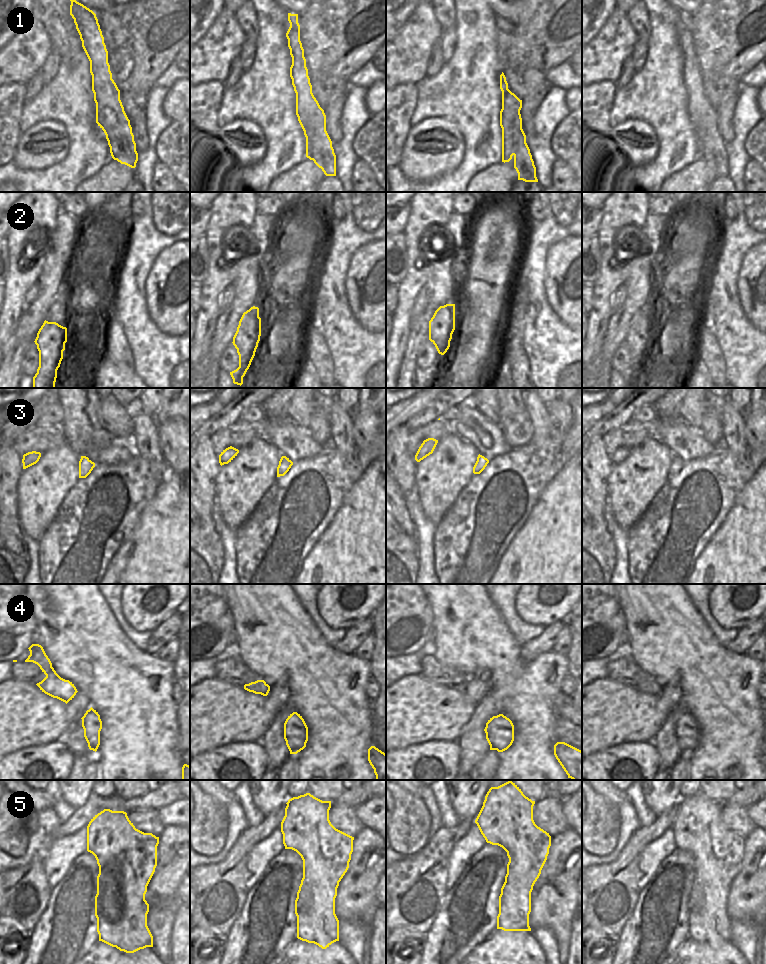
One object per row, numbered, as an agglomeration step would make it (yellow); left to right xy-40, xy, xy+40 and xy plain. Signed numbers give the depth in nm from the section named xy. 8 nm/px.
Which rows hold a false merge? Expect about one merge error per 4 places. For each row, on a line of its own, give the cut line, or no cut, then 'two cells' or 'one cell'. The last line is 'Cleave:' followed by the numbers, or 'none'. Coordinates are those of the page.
1: cut in xy+40 along (500, 119), (505, 119), (509, 123), (515, 147), (514, 154); two cells
2: no cut; one cell
3: no cut; one cell
4: no cut; one cell
5: no cut; one cell
Cleave: 1

